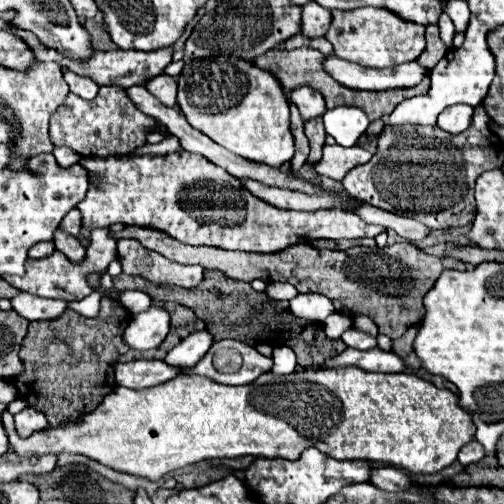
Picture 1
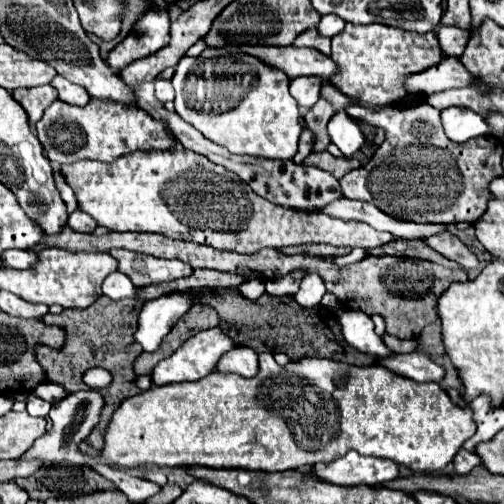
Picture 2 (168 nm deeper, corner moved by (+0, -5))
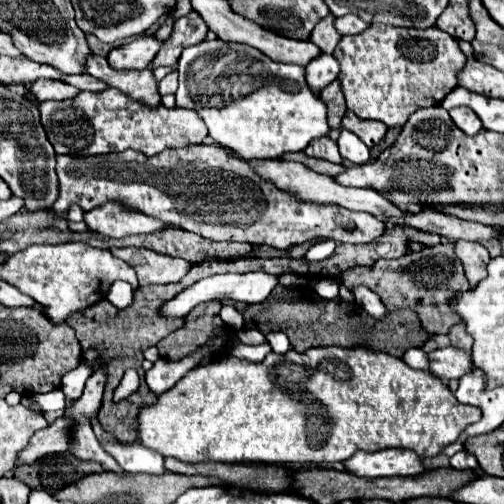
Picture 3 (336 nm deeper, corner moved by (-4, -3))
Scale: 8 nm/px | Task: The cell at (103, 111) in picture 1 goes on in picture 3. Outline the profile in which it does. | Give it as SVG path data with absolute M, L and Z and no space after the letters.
M106 89L100 93L80 91L74 99L40 103L42 125L58 155L102 155L126 149L136 149L148 157L164 149L180 149L208 139L208 129L196 111L184 107L148 107L124 91Z

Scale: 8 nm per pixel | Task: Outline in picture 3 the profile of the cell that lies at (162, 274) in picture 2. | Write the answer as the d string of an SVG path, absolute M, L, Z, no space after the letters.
M124 247L124 249L110 249L114 257L126 261L138 277L138 285L150 285L150 283L176 283L180 281L188 269L190 263L184 259L174 259L168 255L154 253L150 249L140 247Z

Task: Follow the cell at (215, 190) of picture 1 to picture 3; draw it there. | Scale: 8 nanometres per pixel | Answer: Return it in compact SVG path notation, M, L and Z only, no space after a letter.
M198 143L184 149L168 149L154 157L138 151L94 157L58 155L56 173L60 195L50 211L58 219L66 217L70 205L80 205L82 211L90 211L106 201L118 201L210 241L260 239L260 245L264 243L276 249L288 249L314 239L370 243L384 233L384 223L370 213L304 203L288 195L288 191L272 187L244 159L220 145Z

